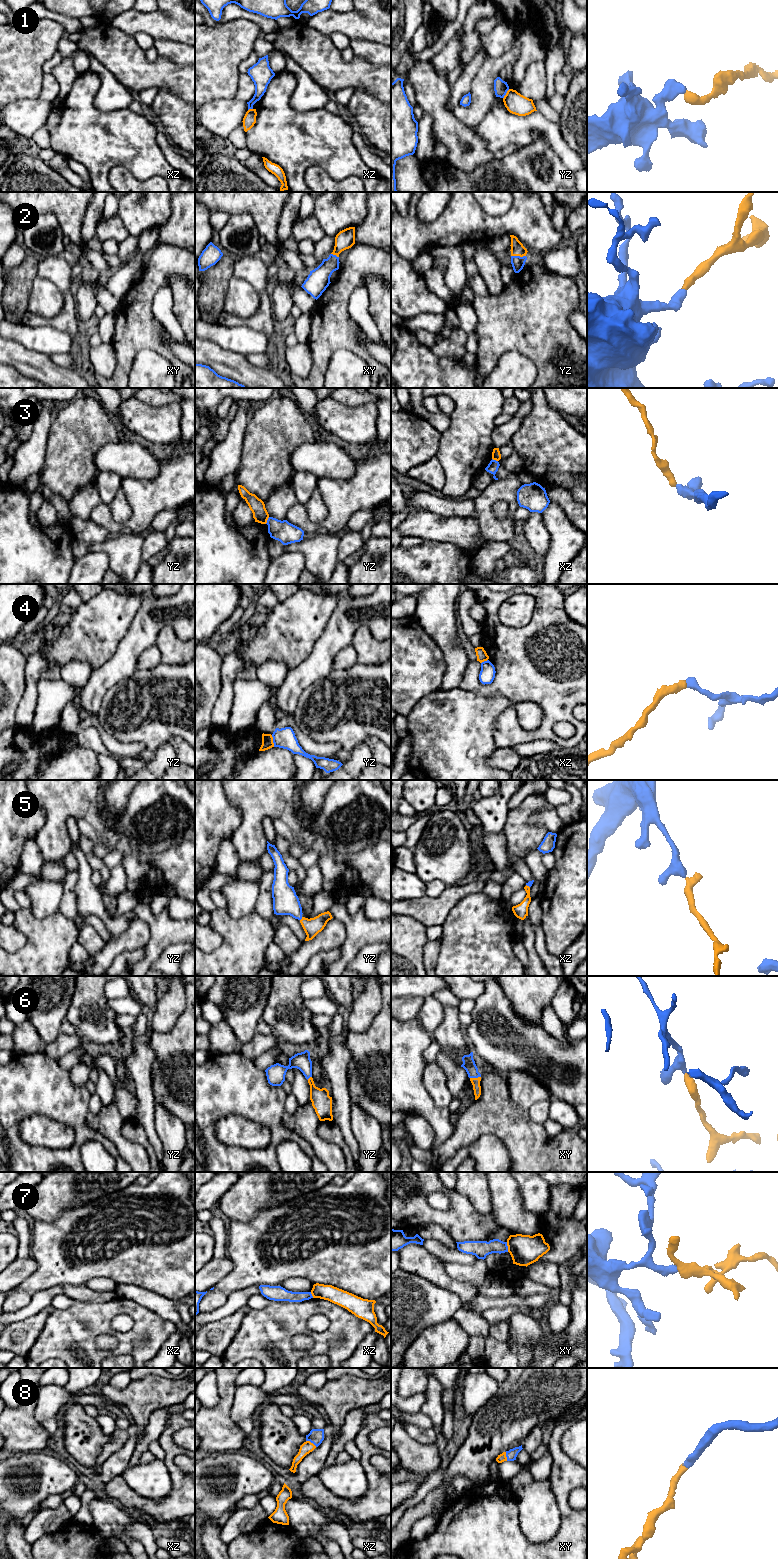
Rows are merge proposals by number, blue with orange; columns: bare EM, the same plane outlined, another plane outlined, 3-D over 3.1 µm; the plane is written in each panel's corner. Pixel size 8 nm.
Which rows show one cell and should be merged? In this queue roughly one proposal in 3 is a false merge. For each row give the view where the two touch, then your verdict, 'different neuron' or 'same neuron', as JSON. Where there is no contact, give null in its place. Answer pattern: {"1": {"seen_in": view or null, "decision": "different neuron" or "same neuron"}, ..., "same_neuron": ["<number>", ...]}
{"1": {"seen_in": "yz", "decision": "different neuron"}, "2": {"seen_in": "yz", "decision": "same neuron"}, "3": {"seen_in": "yz", "decision": "different neuron"}, "4": {"seen_in": "yz", "decision": "different neuron"}, "5": {"seen_in": "yz", "decision": "same neuron"}, "6": {"seen_in": "xy", "decision": "same neuron"}, "7": {"seen_in": "xy", "decision": "different neuron"}, "8": {"seen_in": "xz", "decision": "same neuron"}, "same_neuron": ["2", "5", "6", "8"]}

